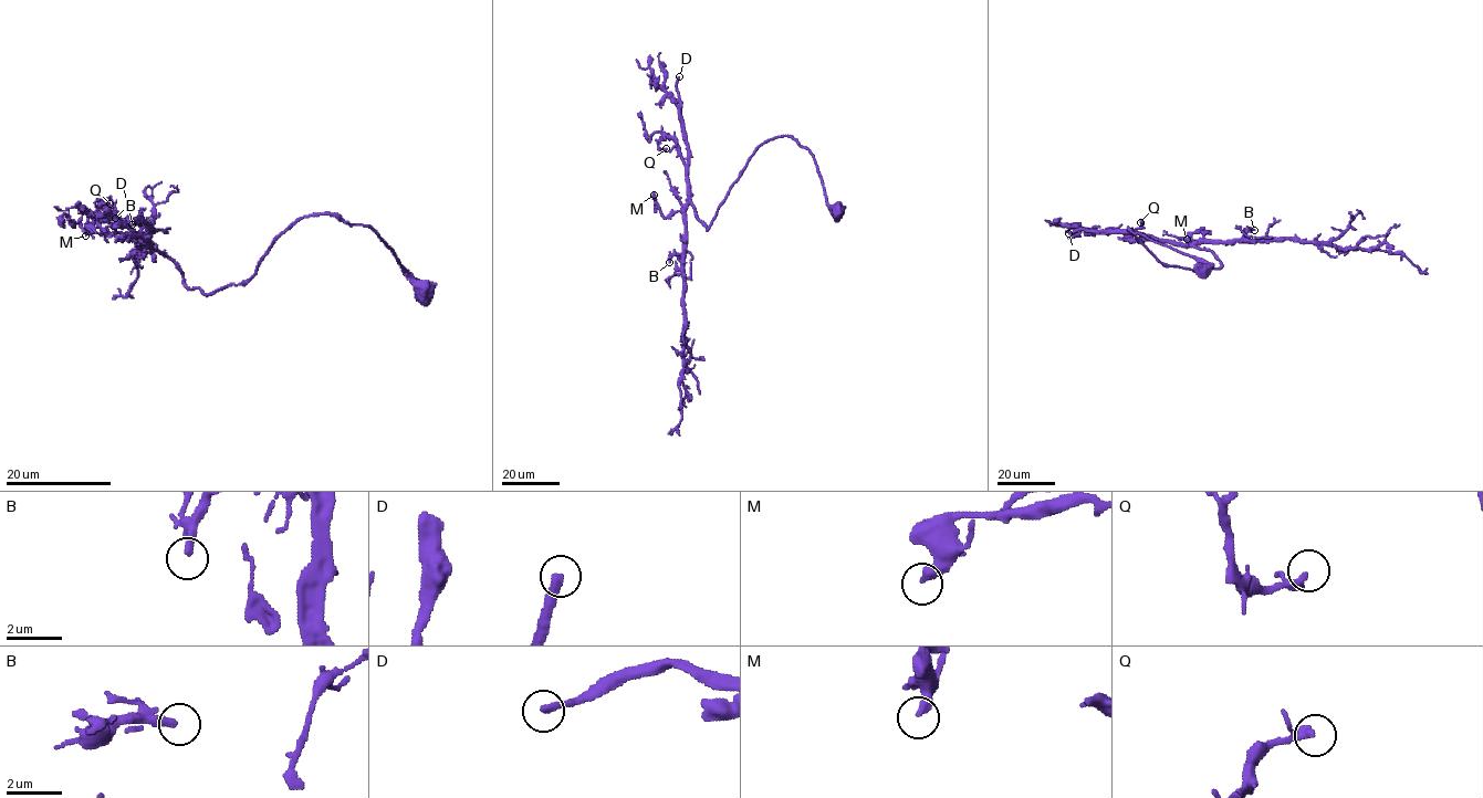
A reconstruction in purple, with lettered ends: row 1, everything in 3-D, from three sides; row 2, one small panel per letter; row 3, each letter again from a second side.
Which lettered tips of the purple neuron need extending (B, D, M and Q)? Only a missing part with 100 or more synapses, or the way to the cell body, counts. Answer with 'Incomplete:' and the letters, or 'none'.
Incomplete: D

